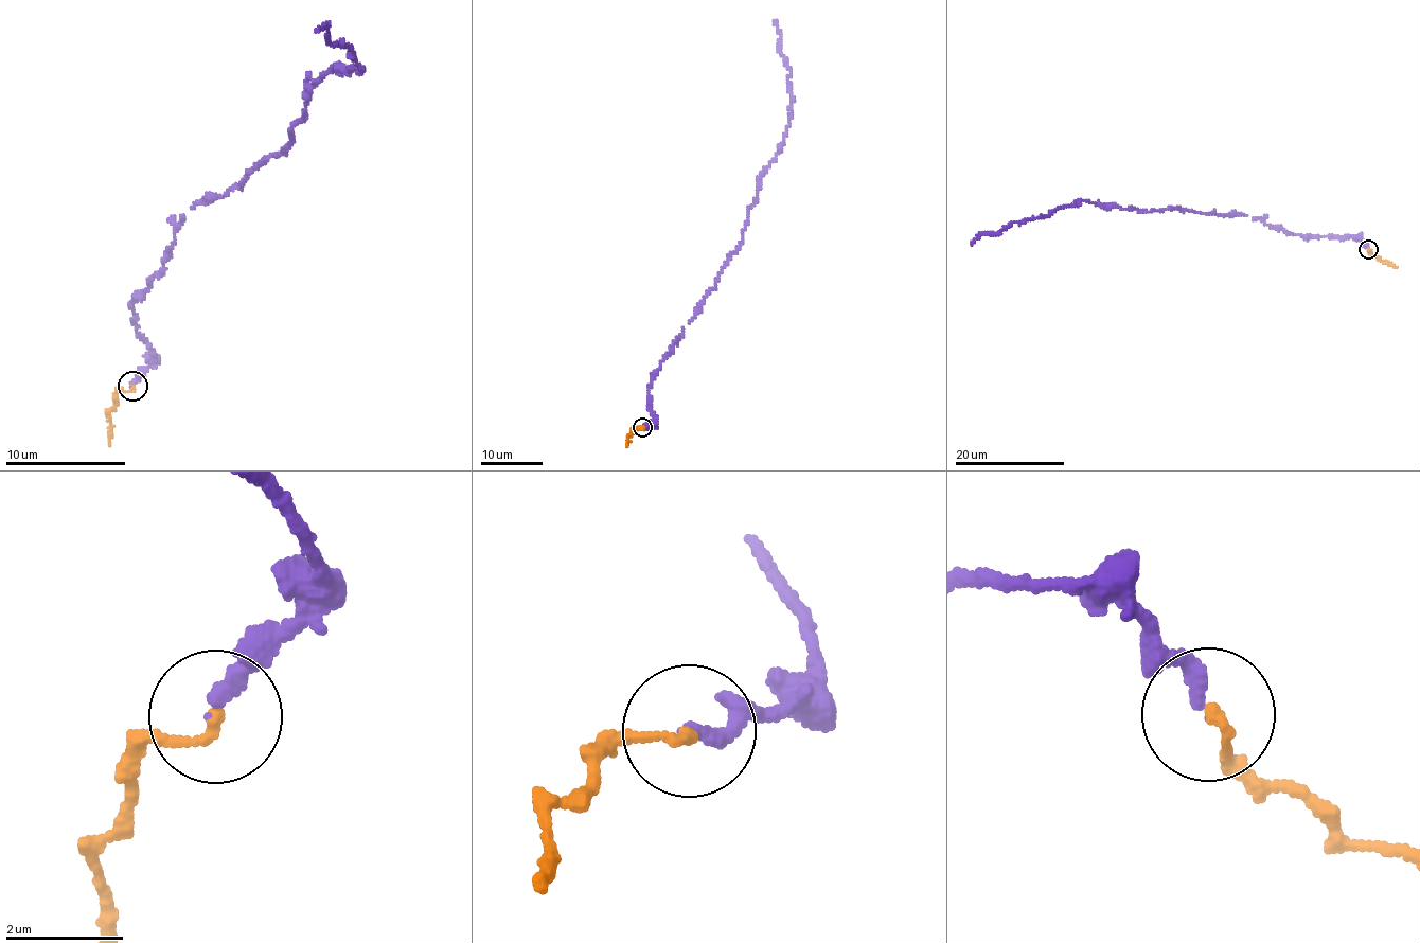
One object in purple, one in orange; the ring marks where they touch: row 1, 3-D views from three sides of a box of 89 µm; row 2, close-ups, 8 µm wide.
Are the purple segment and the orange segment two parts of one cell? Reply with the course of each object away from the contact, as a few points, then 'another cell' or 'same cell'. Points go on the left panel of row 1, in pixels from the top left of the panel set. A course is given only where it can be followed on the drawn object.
purple runs (130, 387), (153, 359), (128, 304), (181, 216), (286, 153), (334, 67), (364, 68), (316, 32); orange runs (134, 387), (117, 397), (110, 417), (109, 445); same cell

